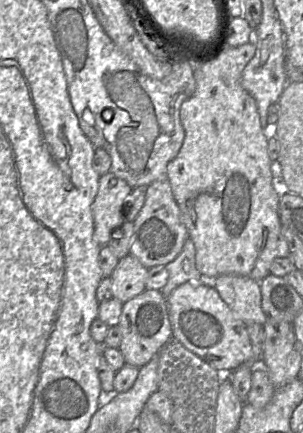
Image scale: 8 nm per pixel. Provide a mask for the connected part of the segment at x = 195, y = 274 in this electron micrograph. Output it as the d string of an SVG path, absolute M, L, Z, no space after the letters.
M188 237L179 255L170 263L164 266L168 271L168 280L165 286L160 290L165 298L179 285L189 283L208 283L212 280L207 280L196 268L195 265L195 247L192 240Z

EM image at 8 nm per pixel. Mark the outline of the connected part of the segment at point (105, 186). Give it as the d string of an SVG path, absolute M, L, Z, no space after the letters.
M110 171L99 177L98 192L92 203L93 237L99 246L107 245L112 231L123 222L122 207L132 188Z

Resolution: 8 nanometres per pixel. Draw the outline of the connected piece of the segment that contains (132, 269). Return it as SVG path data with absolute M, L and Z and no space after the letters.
M131 254L121 258L110 276L112 298L124 303L142 293L146 289L147 272Z

